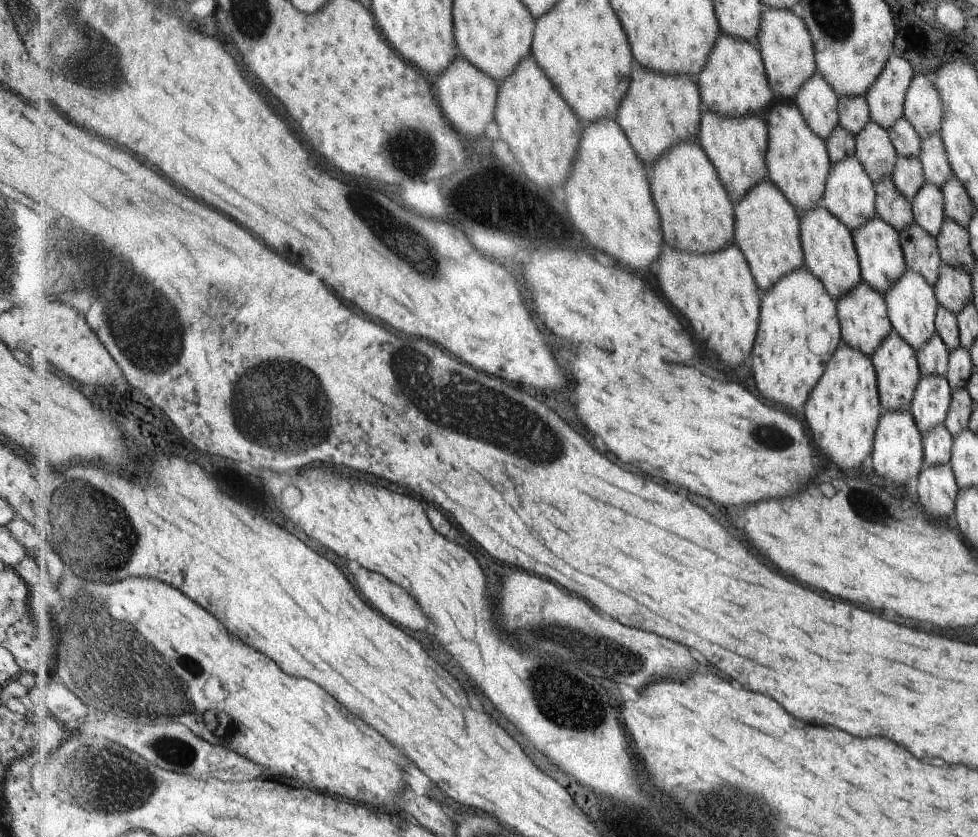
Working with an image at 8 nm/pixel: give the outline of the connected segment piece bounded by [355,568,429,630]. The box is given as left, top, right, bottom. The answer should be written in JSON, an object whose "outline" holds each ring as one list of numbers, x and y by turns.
{"outline":[[359,568,355,572,355,578,357,578,361,594,369,598,371,606,377,606,381,614,397,622,401,628,425,630,429,626,429,620,421,612,417,600,405,588,395,586,385,576,371,572,367,568]]}

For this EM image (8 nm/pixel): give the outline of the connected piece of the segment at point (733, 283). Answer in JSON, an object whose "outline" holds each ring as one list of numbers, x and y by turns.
{"outline":[[737,245,727,246,725,250,713,254,691,254,688,252,663,252,659,258,659,272,663,296,679,308,697,332,697,336,717,352,725,364,737,368,753,350,759,314,761,314,761,292,756,276,744,251]]}

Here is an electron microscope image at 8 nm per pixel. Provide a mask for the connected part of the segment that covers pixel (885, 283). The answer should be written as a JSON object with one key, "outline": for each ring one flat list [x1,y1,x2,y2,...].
{"outline":[[877,216,871,218,859,230,854,230,853,236,860,255,864,281,884,295,887,290,893,288,893,285,900,280,901,274,905,274,905,270,908,269,904,262,903,248,900,246,899,232]]}

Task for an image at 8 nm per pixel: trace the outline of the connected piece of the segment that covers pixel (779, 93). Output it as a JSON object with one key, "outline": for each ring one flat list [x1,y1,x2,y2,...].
{"outline":[[765,9,764,25,757,43,764,62,772,91,777,101,795,101,801,87,818,72,816,46,810,30,799,11]]}

